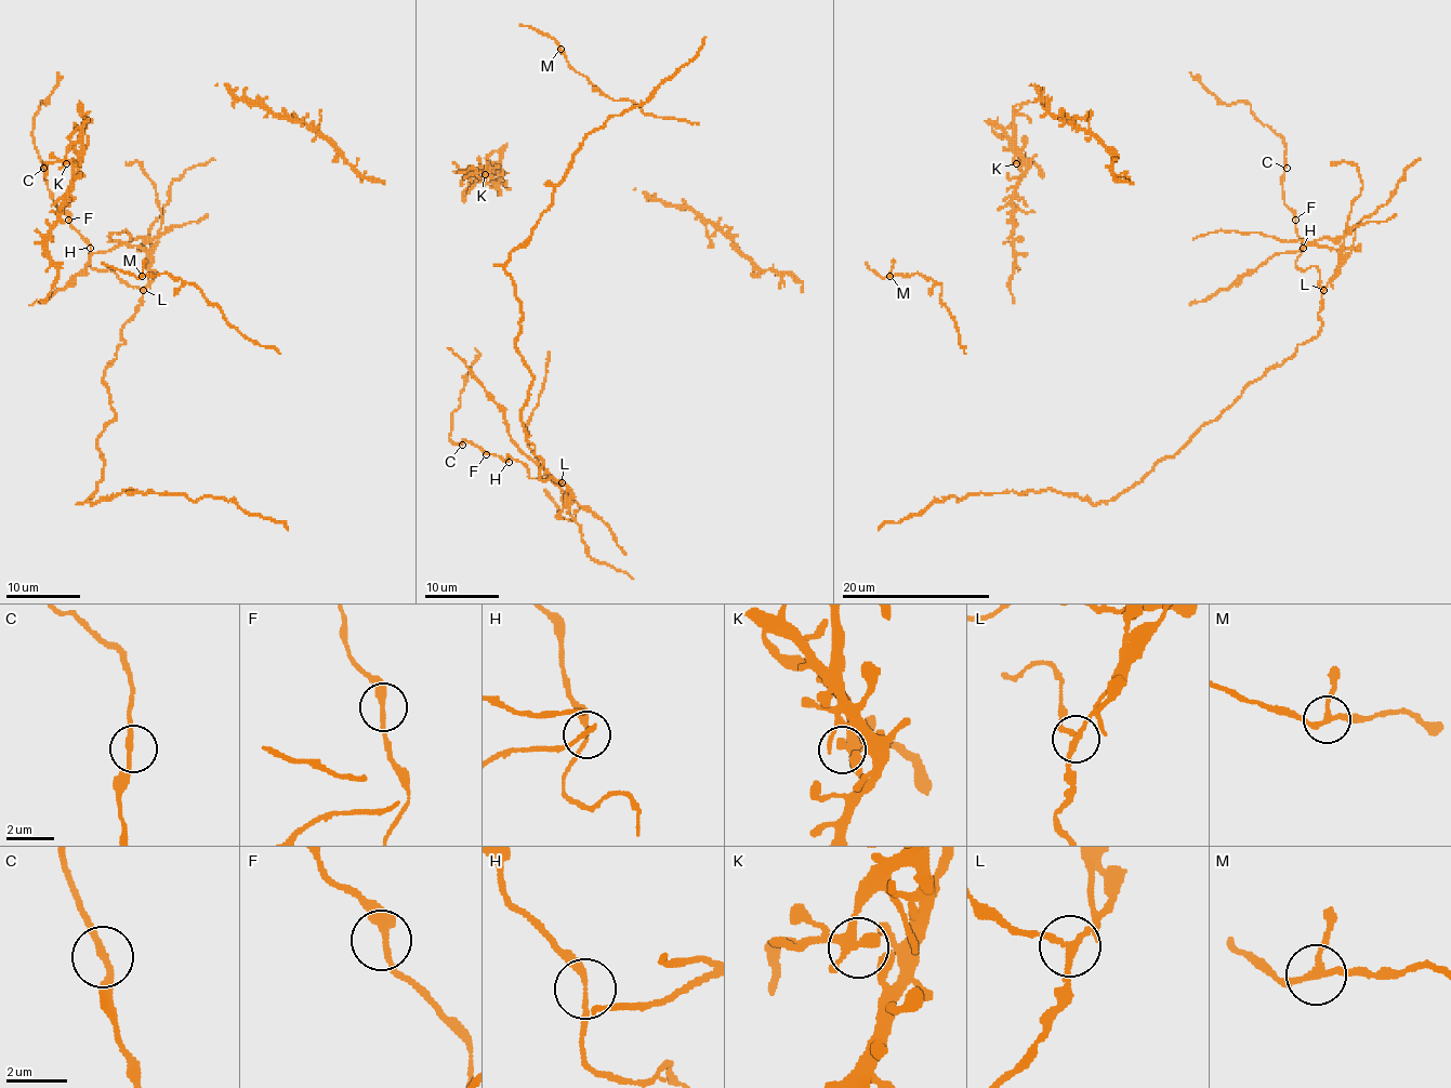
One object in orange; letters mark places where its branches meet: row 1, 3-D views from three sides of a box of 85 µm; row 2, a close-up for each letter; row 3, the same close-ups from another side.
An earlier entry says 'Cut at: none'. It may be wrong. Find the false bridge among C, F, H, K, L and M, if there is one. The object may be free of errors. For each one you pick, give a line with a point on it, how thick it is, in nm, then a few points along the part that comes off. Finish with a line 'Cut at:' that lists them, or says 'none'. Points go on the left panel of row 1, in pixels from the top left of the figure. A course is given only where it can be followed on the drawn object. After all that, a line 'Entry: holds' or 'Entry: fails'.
L: at (143, 290); 200 nm thick; foreign part runs (143, 290), (103, 380), (115, 416), (97, 439), (103, 468), (87, 501), (131, 489), (224, 496), (288, 530)
Cut at: L
Entry: fails

